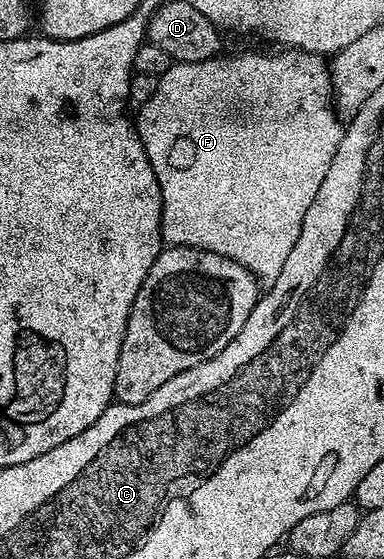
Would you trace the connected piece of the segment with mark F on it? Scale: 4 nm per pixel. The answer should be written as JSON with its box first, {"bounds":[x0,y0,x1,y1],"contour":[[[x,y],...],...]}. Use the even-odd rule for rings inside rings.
{"bounds":[136,49,344,283],"contour":[[[300,49],[278,52],[282,53],[274,53],[271,57],[265,57],[262,53],[234,53],[231,57],[219,55],[196,63],[180,61],[171,64],[170,69],[158,78],[156,91],[152,91],[152,99],[148,99],[148,103],[144,103],[137,110],[138,121],[136,117],[138,138],[160,183],[163,242],[170,247],[187,245],[232,259],[253,273],[262,283],[272,283],[276,275],[280,275],[292,247],[296,247],[304,215],[308,207],[312,207],[312,199],[316,199],[316,191],[320,191],[324,175],[328,175],[328,167],[336,156],[336,147],[340,147],[344,128],[343,122],[338,122],[340,117],[334,104],[334,84],[330,81],[327,58],[321,53],[303,53]]]}

